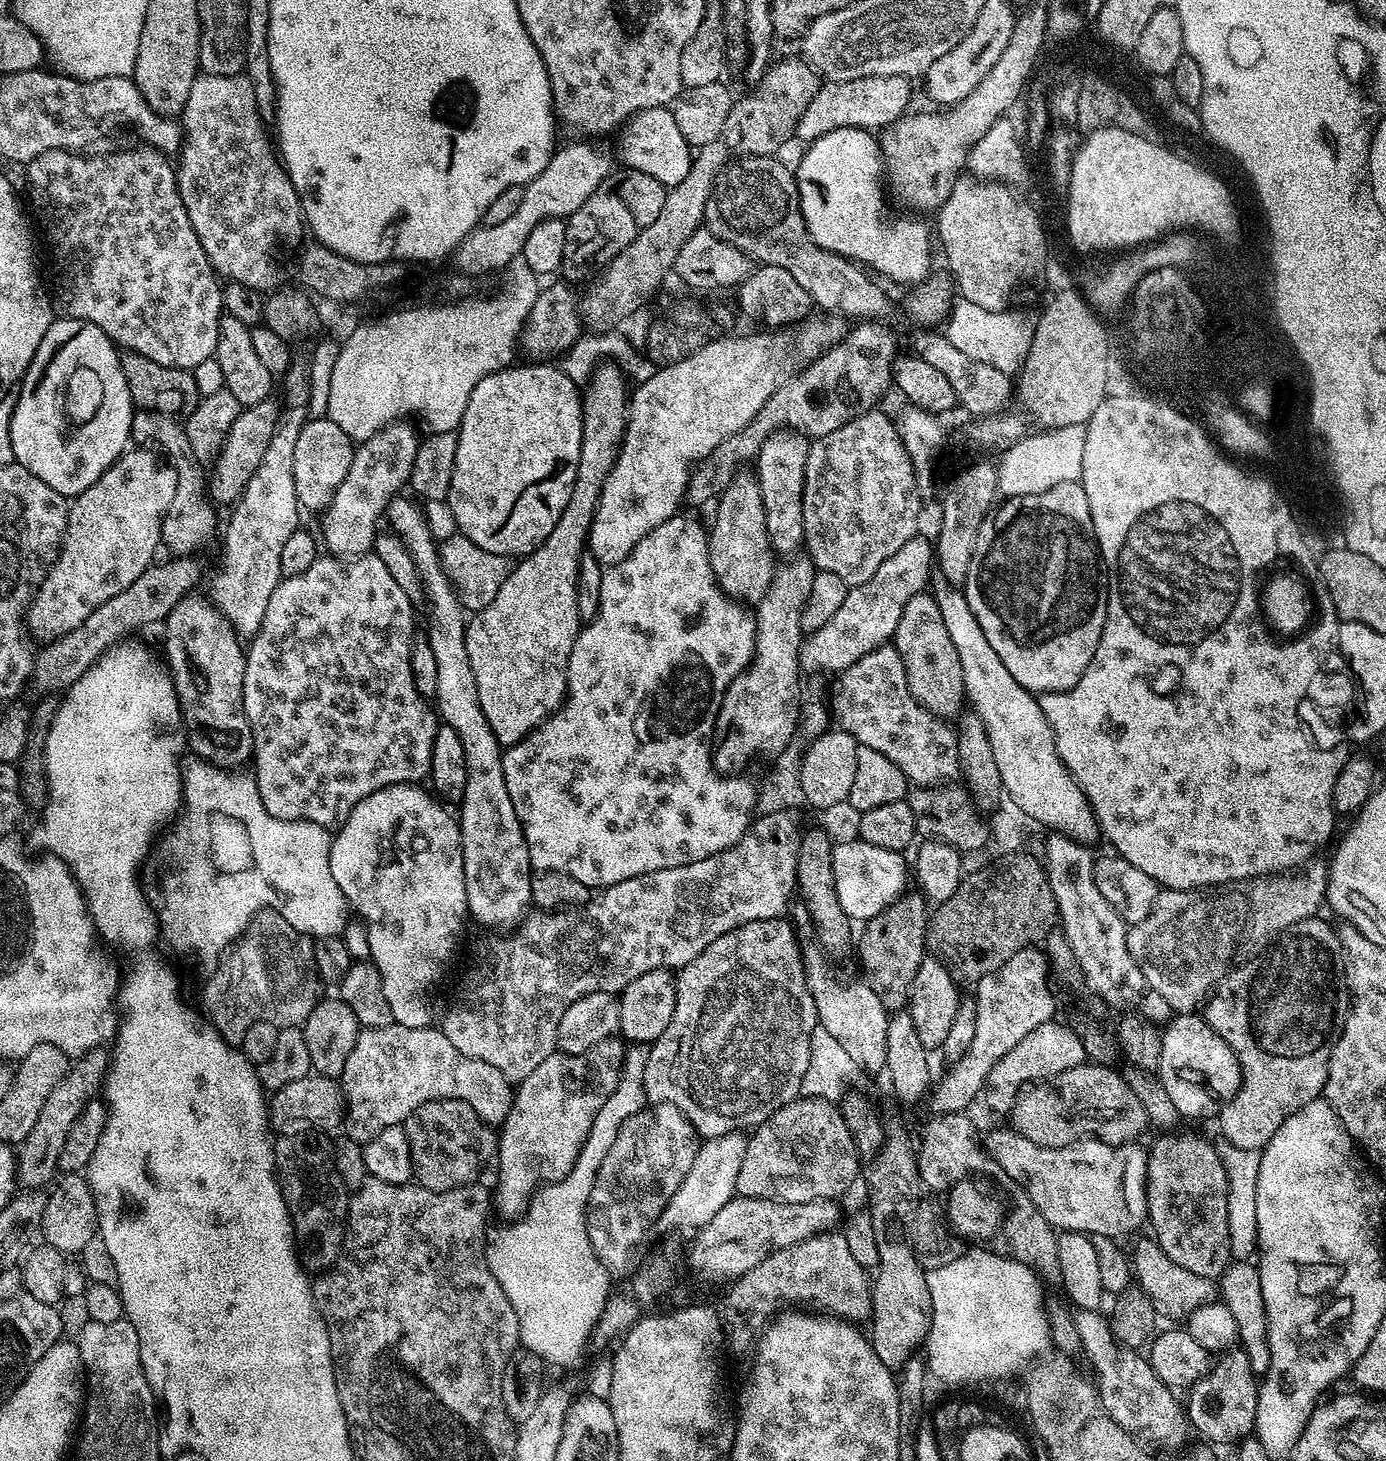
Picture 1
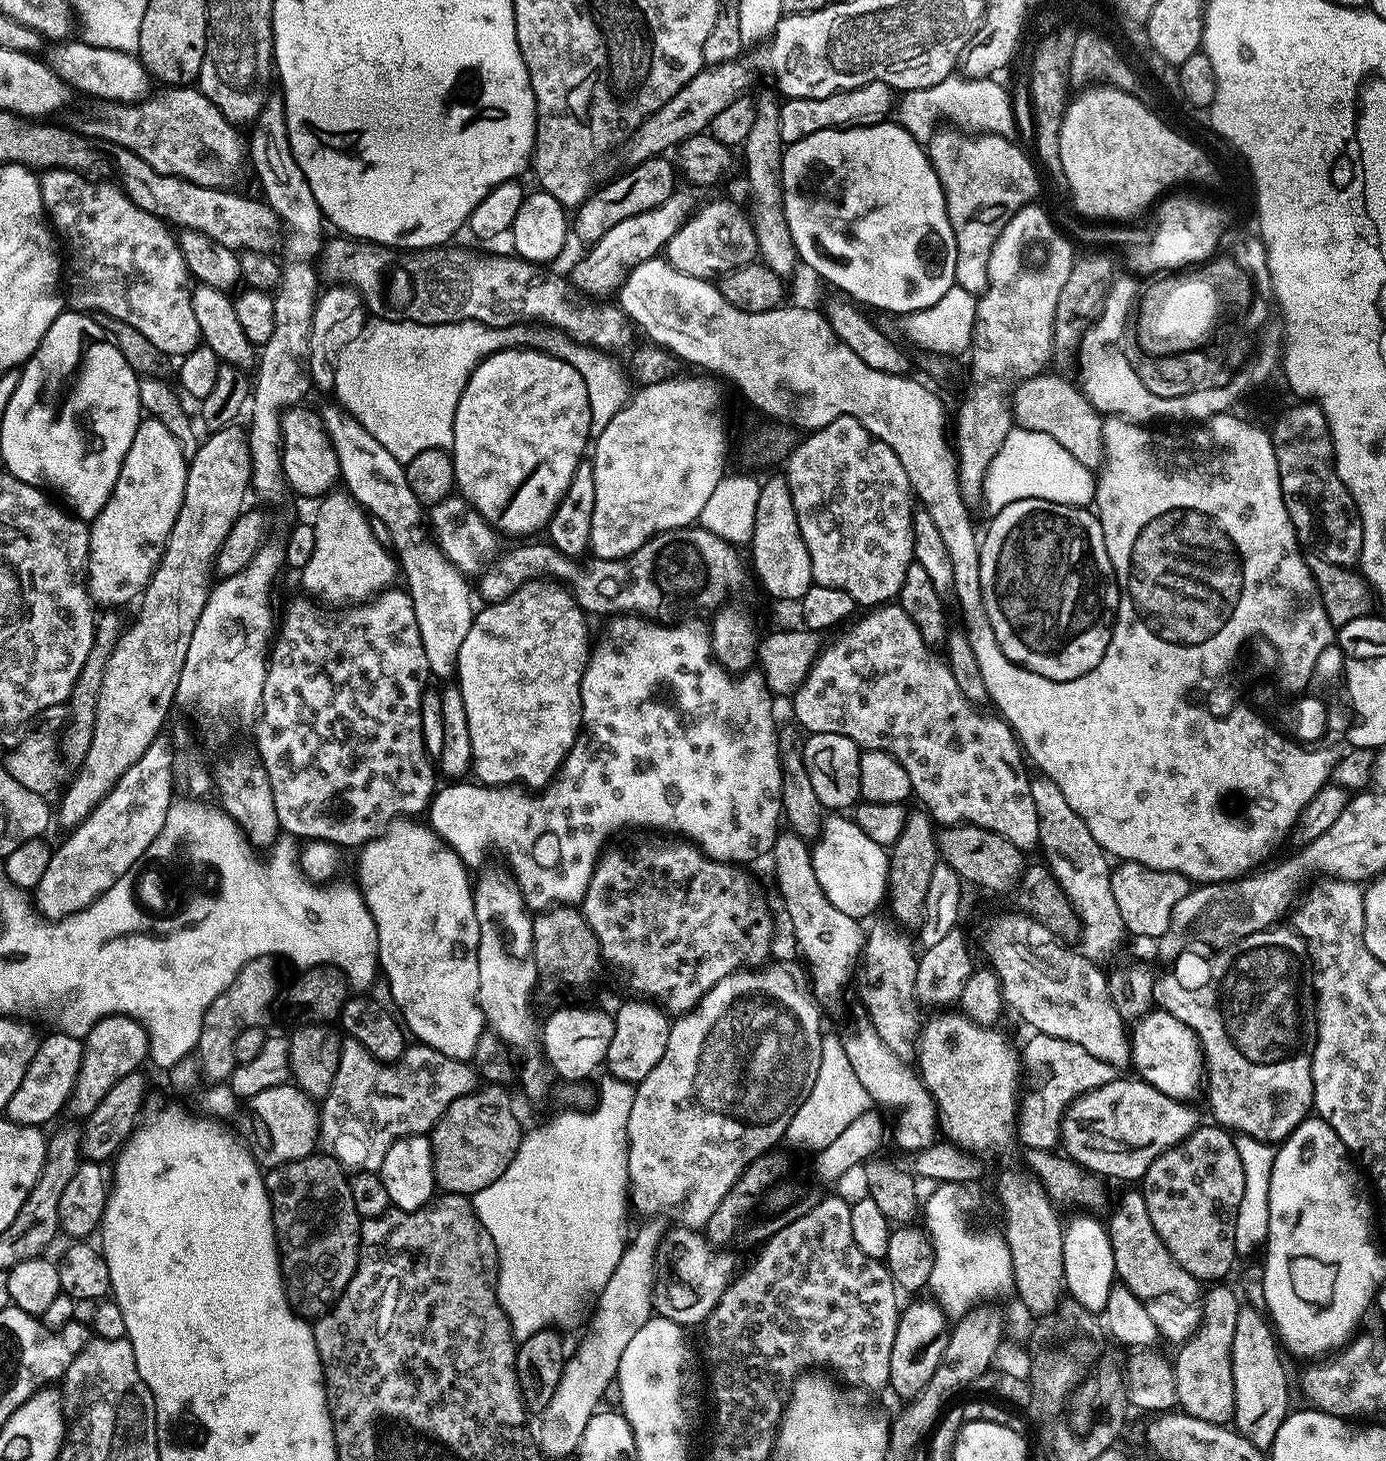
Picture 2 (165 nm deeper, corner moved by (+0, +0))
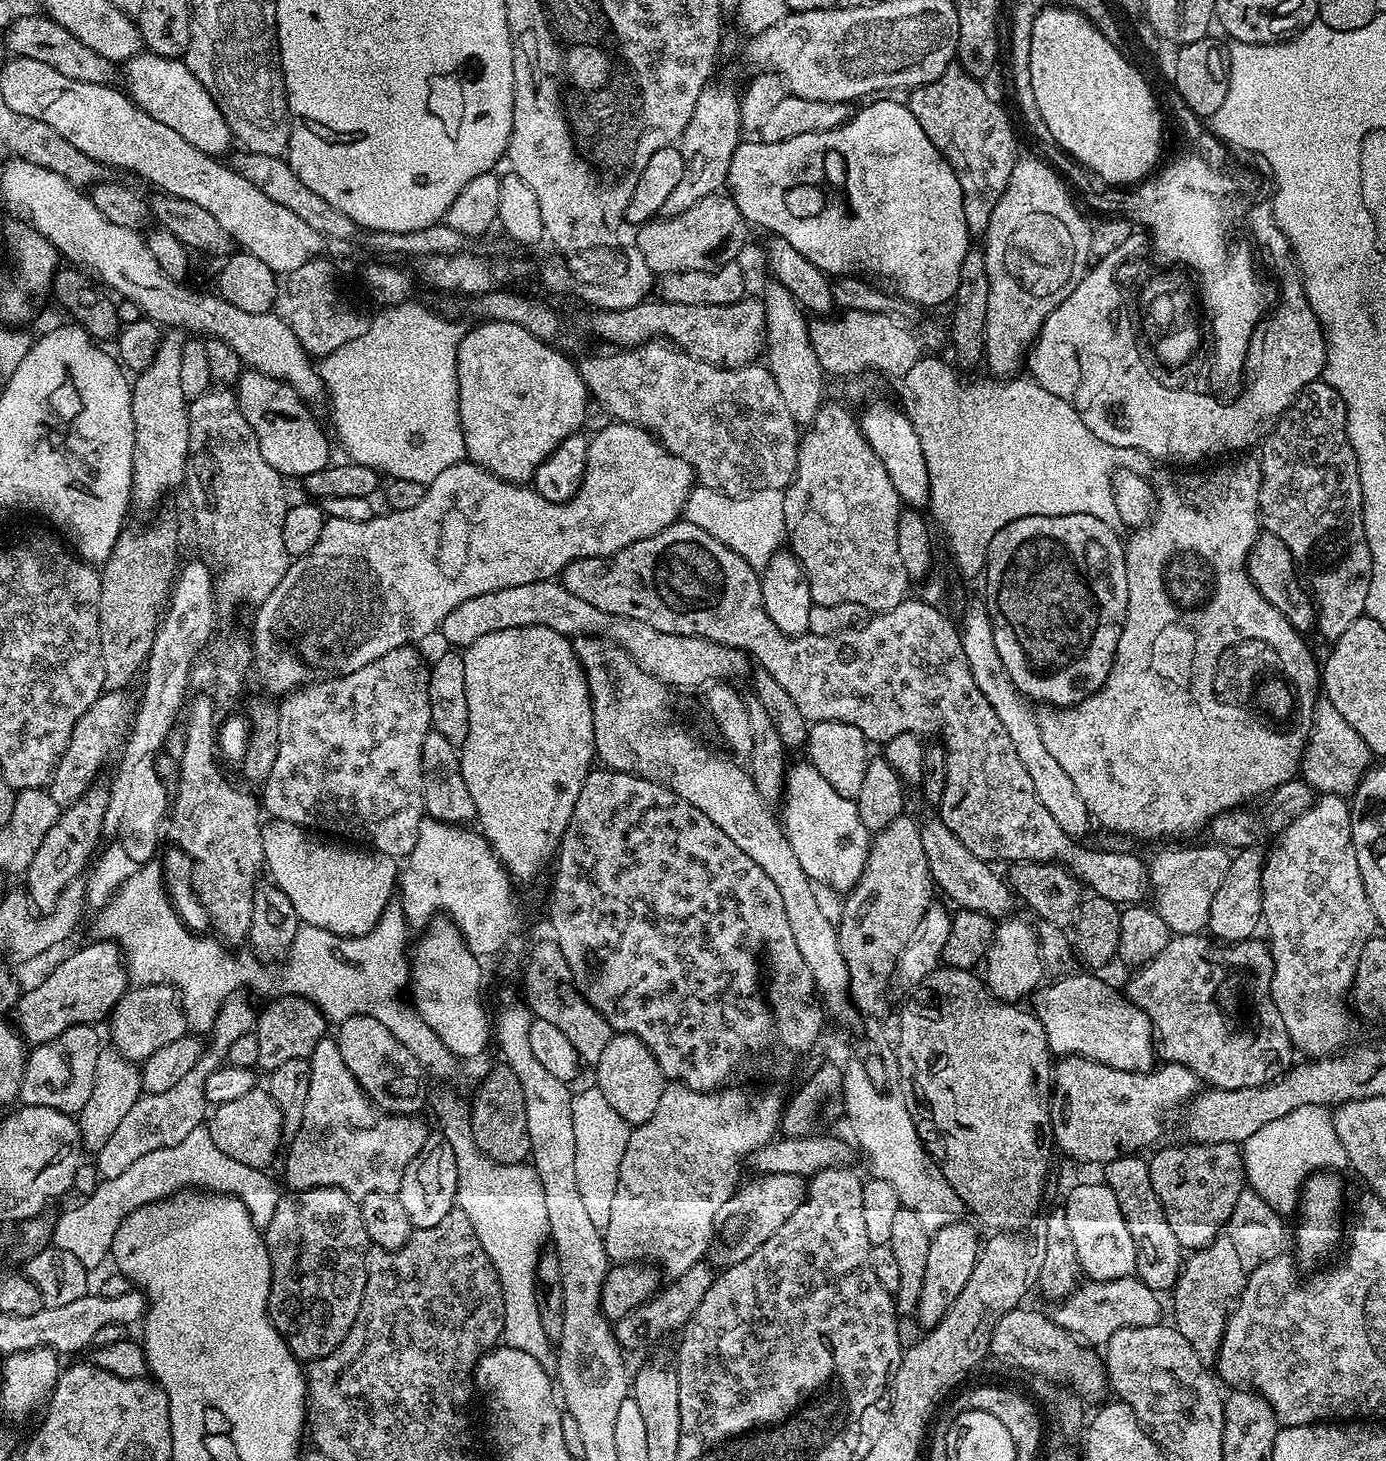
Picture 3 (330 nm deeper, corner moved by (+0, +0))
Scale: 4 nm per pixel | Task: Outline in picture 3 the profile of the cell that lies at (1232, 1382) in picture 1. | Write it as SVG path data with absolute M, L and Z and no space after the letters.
M1221 1234L1214 1242L1210 1242L1210 1246L1195 1249L1185 1259L1180 1278L1175 1288L1171 1289L1171 1323L1183 1334L1186 1342L1190 1342L1194 1354L1198 1354L1206 1366L1217 1363L1228 1316L1244 1293L1245 1279L1246 1269L1234 1250L1234 1242L1230 1242L1227 1234Z

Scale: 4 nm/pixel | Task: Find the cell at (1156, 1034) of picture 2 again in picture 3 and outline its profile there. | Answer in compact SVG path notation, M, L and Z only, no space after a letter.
M1096 974L1068 975L1061 975L1061 980L1046 988L1041 987L1034 998L1034 1011L1046 1030L1049 1049L1053 1053L1084 1056L1095 1064L1105 1064L1118 1070L1149 1071L1154 1064L1154 1029L1147 1014L1123 991L1115 992Z

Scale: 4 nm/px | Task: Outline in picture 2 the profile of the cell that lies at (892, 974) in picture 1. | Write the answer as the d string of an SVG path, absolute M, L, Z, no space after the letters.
M909 811L906 826L902 826L902 834L898 834L898 842L890 849L888 862L888 889L890 904L898 910L902 921L919 925L924 918L926 890L930 890L930 874L934 874L937 864L941 863L940 847L936 845L937 825L927 811Z

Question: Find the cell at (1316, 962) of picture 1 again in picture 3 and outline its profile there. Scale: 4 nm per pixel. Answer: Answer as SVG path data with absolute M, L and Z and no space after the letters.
M1227 946L1220 952L1220 958L1206 956L1202 964L1198 964L1196 970L1190 968L1190 972L1182 972L1182 968L1170 970L1168 976L1168 952L1162 950L1162 954L1155 956L1150 963L1139 969L1137 976L1128 980L1126 995L1133 1004L1137 1004L1150 1018L1154 1029L1155 1039L1158 1041L1160 1052L1173 1064L1186 1066L1205 1085L1215 1088L1256 1088L1260 1084L1271 1084L1279 1080L1294 1063L1294 1058L1284 1060L1272 1060L1274 1054L1274 1038L1256 1038L1260 1036L1260 1030L1264 1030L1264 1020L1256 1008L1254 994L1246 996L1242 994L1242 988L1248 988L1248 979L1244 977L1244 970L1252 968L1250 962L1238 962L1238 958L1232 954Z

